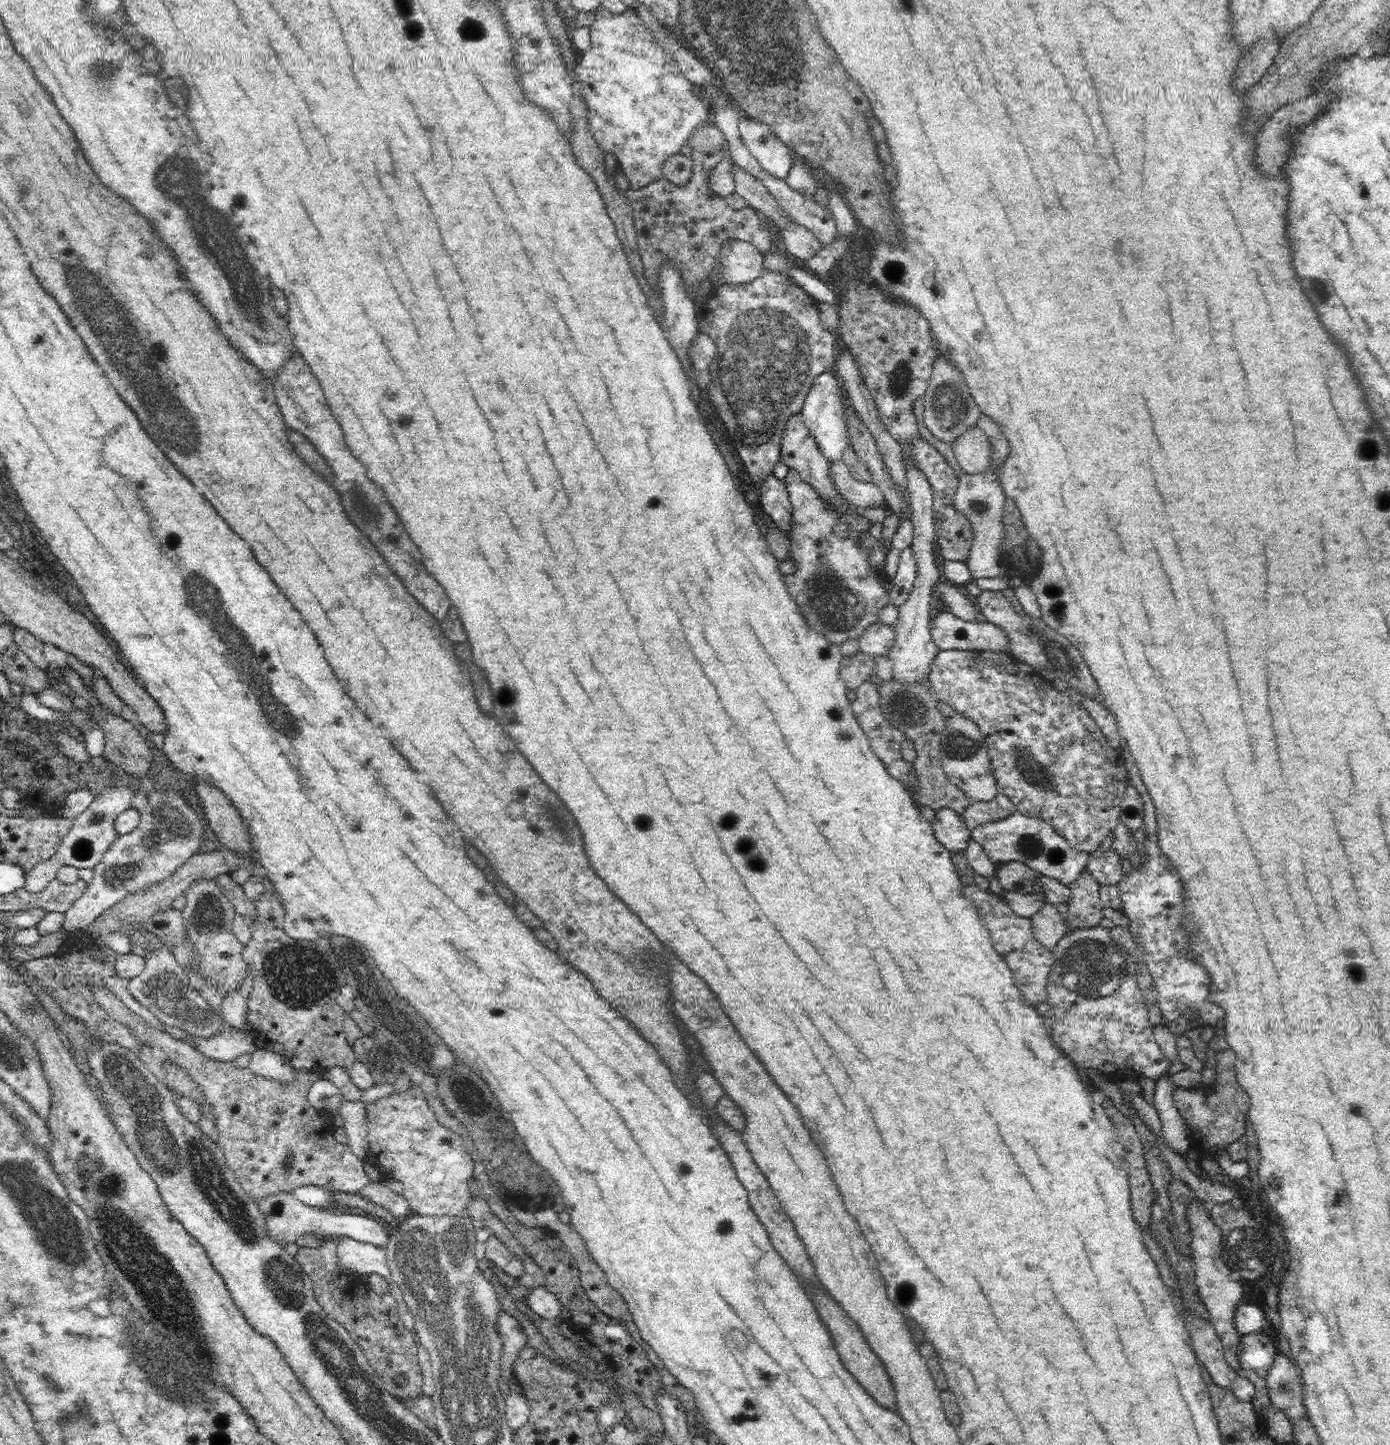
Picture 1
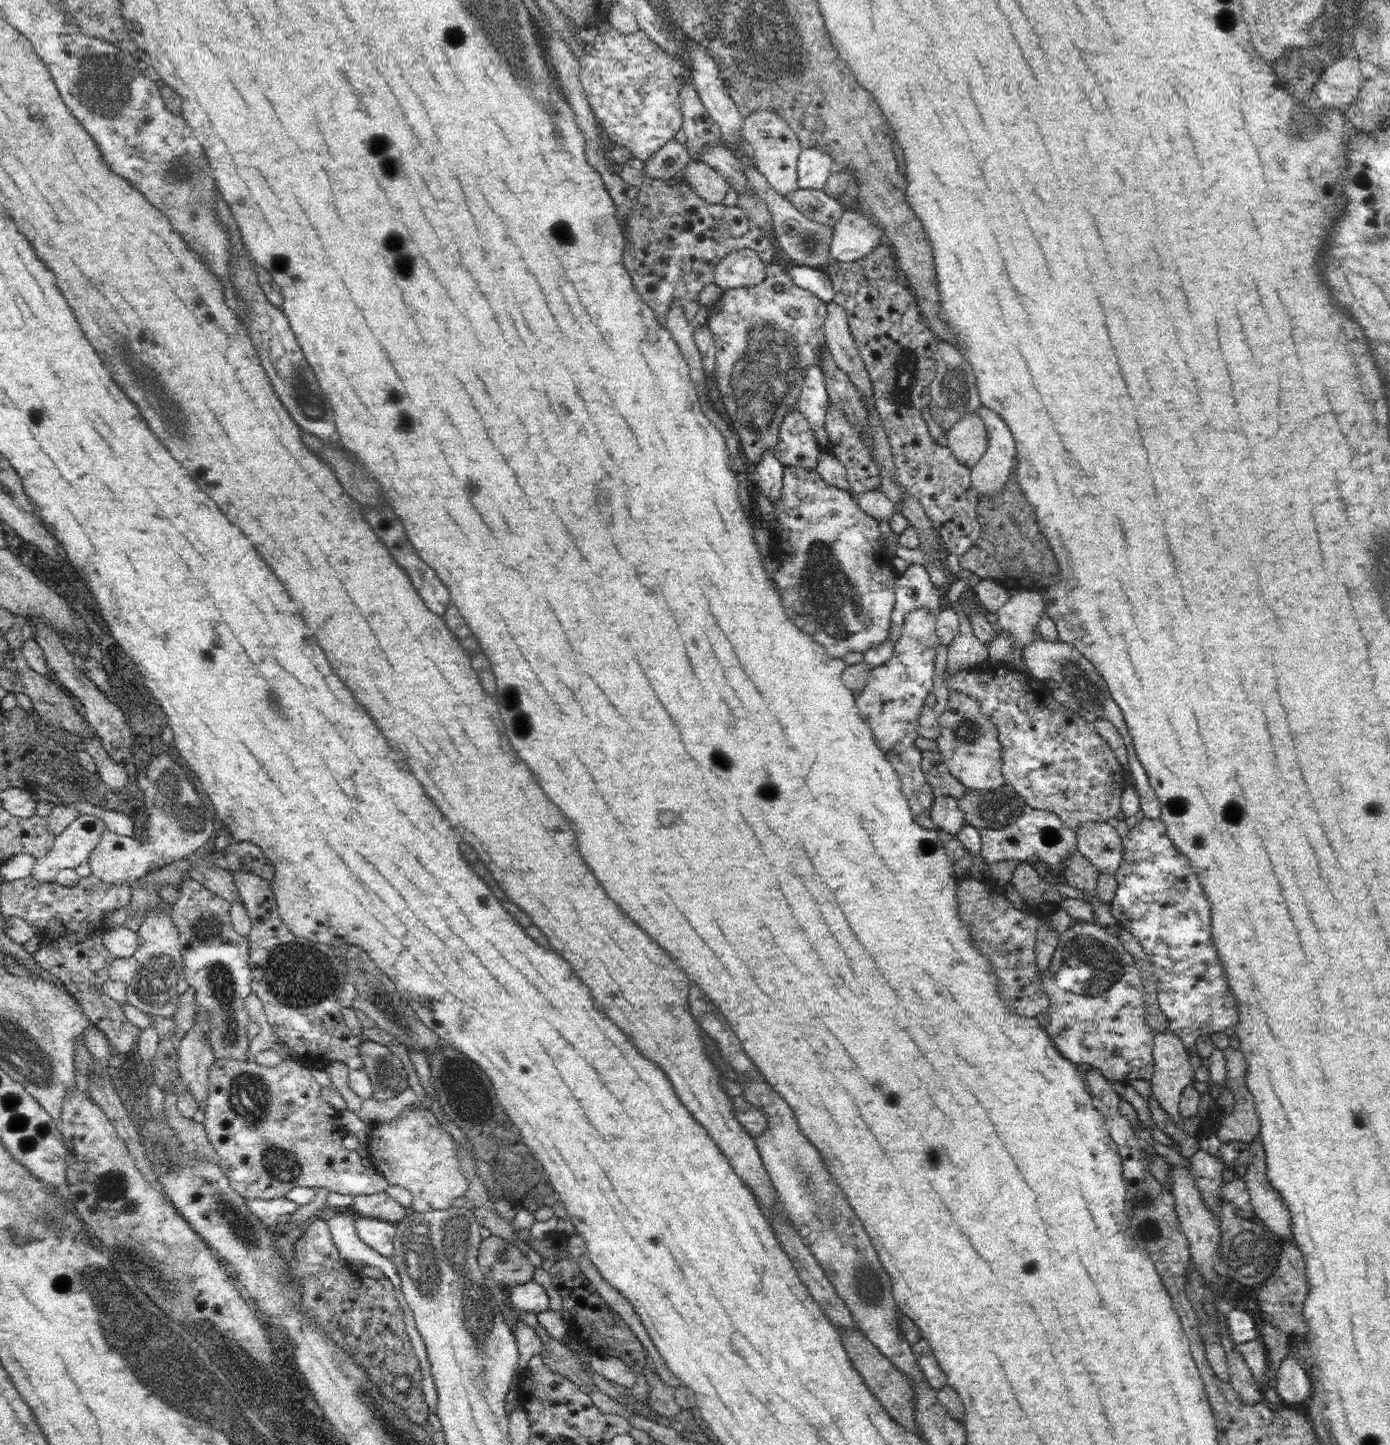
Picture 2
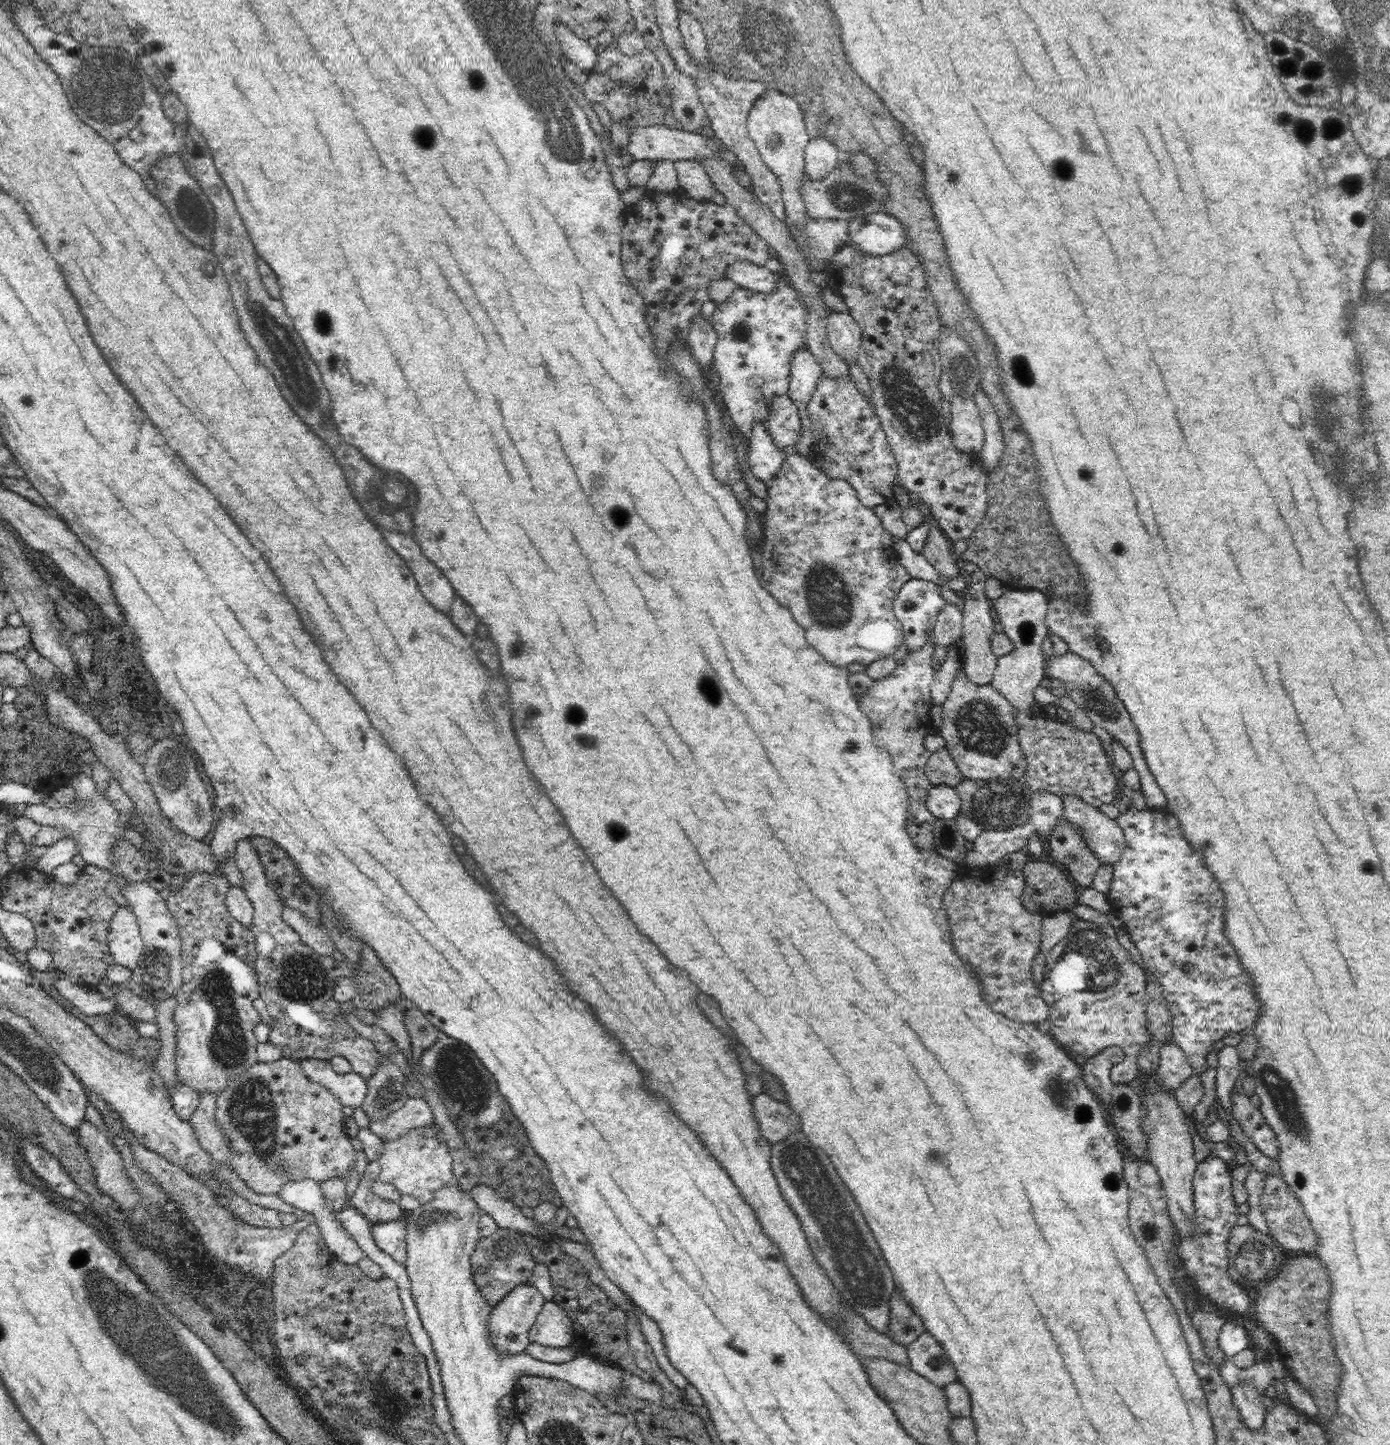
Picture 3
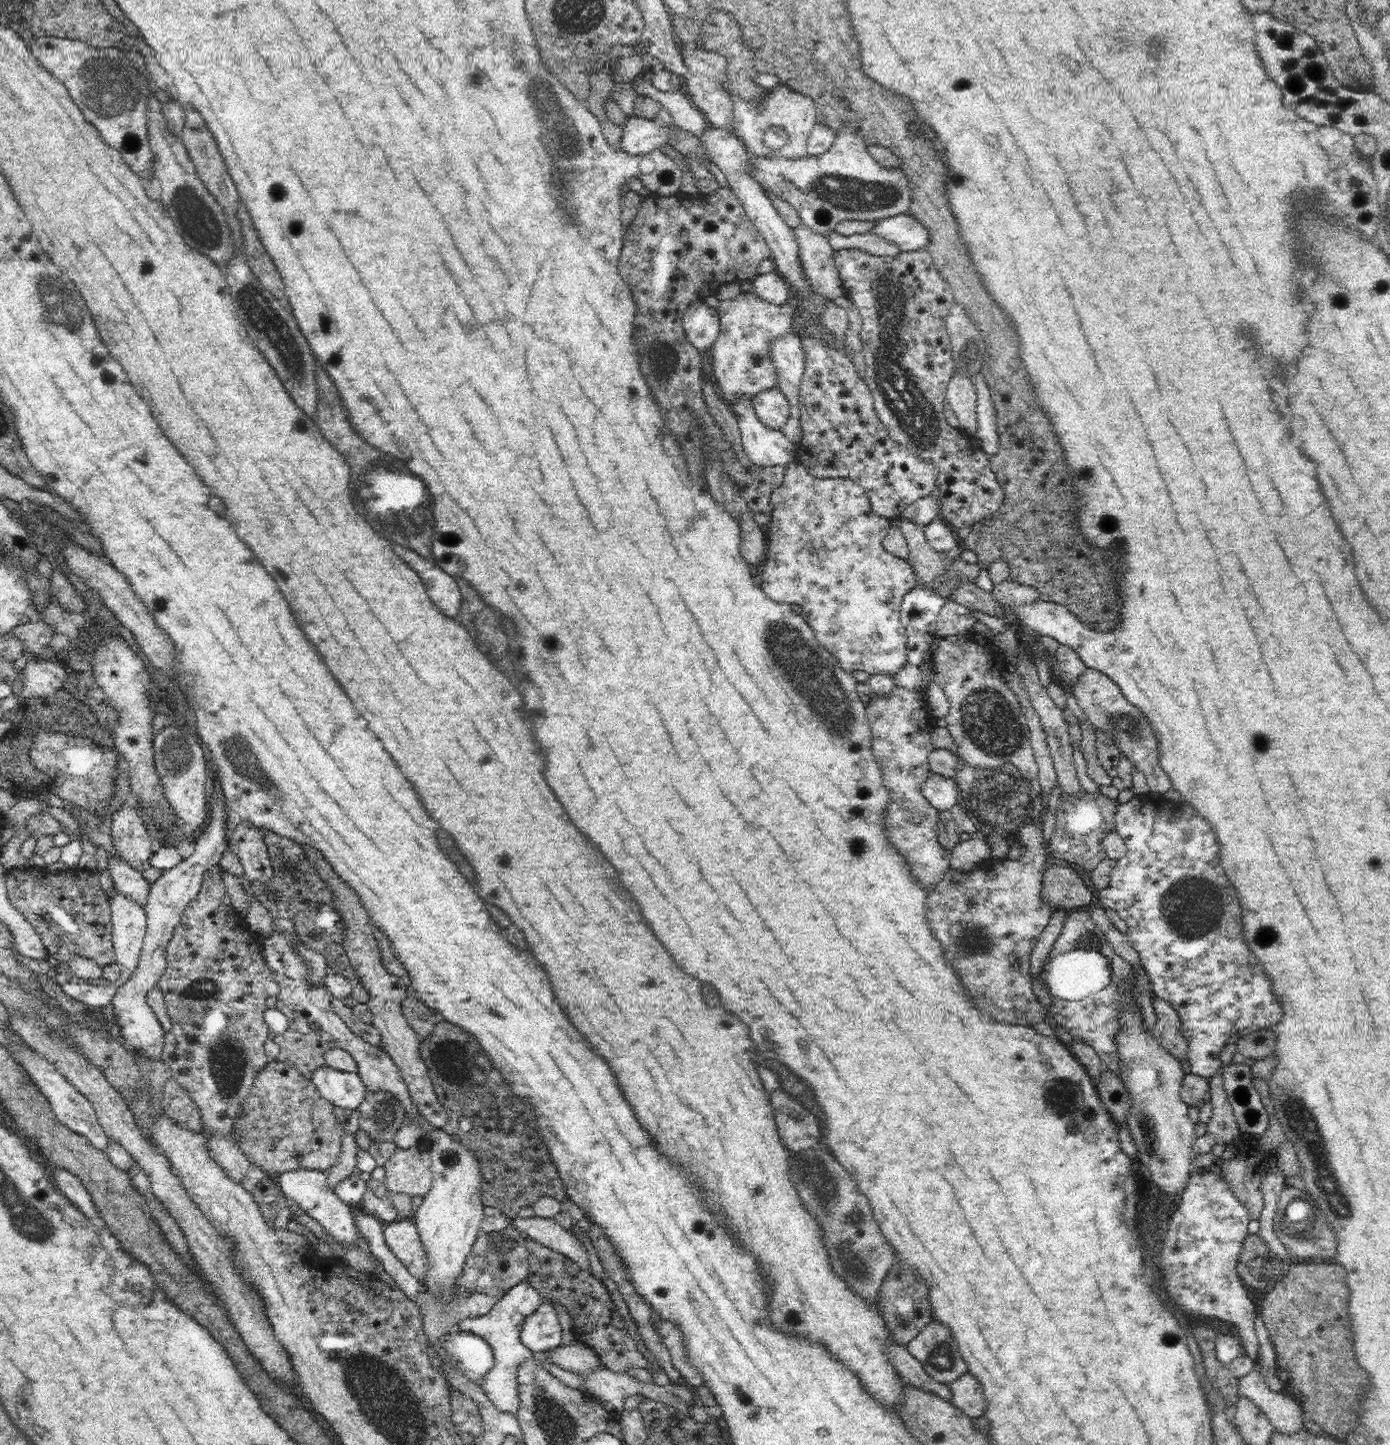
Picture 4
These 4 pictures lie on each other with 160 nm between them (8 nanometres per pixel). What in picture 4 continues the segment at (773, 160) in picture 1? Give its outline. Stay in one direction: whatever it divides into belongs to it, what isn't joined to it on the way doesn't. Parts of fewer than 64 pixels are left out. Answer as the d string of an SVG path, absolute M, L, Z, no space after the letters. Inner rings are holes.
M778 83L776 87L767 91L759 103L756 101L744 102L742 99L736 98L732 102L732 109L734 109L732 132L742 140L744 148L749 153L756 156L769 156L770 158L783 156L792 160L807 154L808 137L817 124L818 118L810 96L795 91L785 84ZM770 126L782 126L788 132L788 144L778 152L772 152L762 142L762 136ZM802 222L794 229L794 234L799 250L801 268L803 268L805 276L807 276L807 280L809 280L813 288L816 288L816 291L820 292L828 300L837 296L846 296L843 281L840 278L839 268L836 268L835 265L835 250L830 247L828 235L814 233L812 229L805 227Z

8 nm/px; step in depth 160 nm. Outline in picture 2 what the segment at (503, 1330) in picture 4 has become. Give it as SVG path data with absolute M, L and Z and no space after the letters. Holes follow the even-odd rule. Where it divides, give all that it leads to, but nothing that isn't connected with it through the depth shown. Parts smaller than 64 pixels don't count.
M531 1279L524 1284L520 1284L516 1287L509 1288L510 1300L512 1304L511 1313L508 1316L510 1319L509 1326L512 1324L512 1328L520 1321L520 1314L522 1312L534 1312L536 1315L549 1310L549 1297L546 1290L538 1284L534 1279Z

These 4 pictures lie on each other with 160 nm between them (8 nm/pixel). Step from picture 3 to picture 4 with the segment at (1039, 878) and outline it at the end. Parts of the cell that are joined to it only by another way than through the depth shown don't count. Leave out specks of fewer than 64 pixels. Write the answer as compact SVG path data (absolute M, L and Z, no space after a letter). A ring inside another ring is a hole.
M1048 865L1044 870L1041 887L1041 899L1044 902L1066 911L1088 905L1092 896L1096 895L1068 866Z

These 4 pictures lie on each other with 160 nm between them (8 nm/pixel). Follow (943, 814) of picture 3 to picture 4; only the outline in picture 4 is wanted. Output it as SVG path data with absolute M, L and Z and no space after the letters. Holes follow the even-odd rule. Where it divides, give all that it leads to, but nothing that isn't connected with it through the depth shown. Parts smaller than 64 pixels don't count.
M930 772L922 782L924 797L938 811L951 810L957 804L958 785L955 779Z

